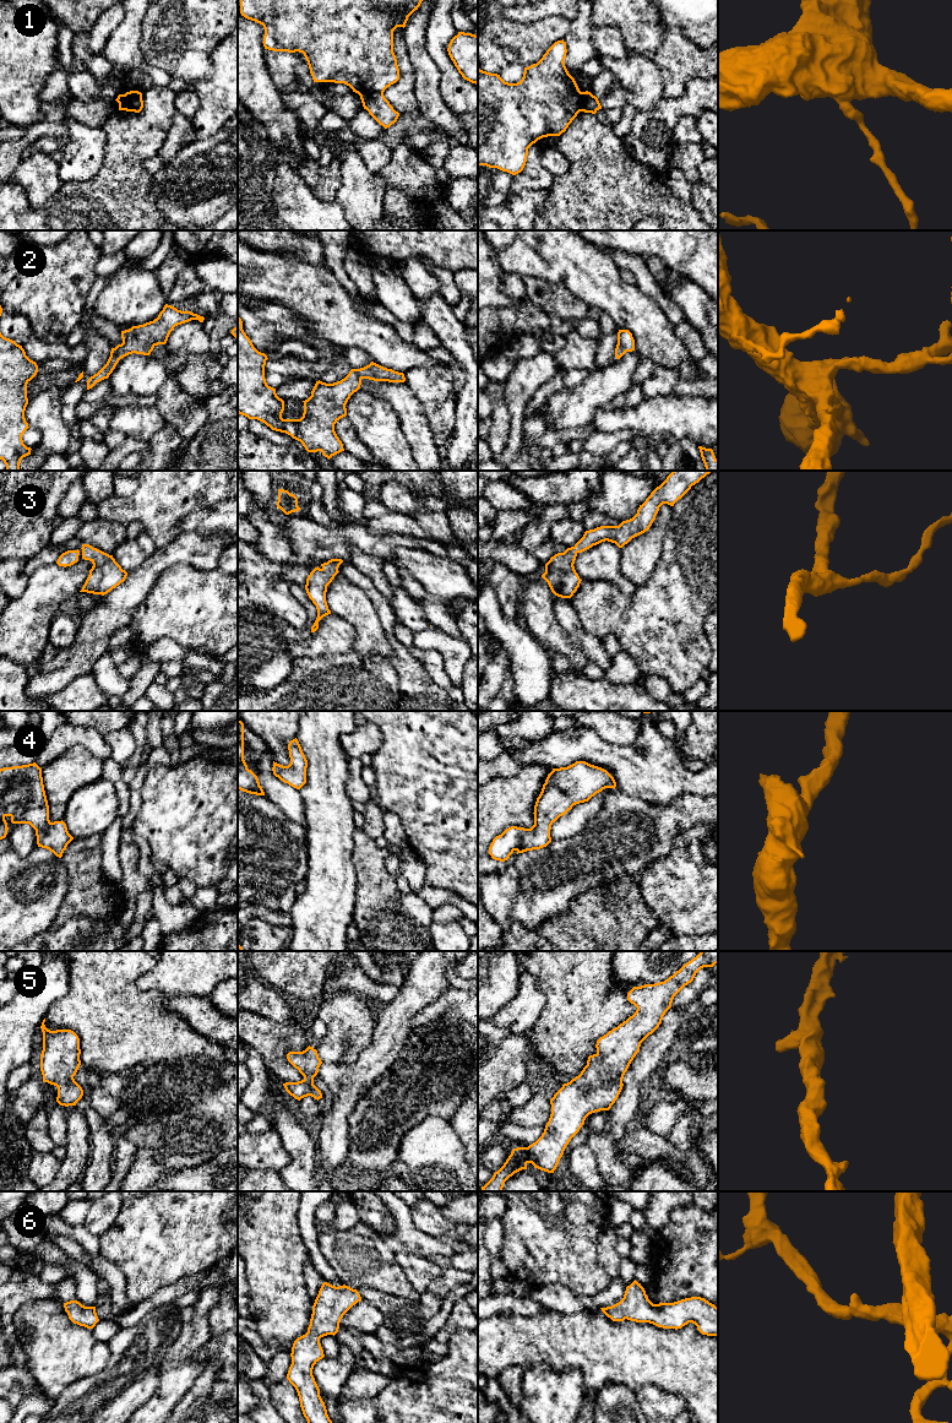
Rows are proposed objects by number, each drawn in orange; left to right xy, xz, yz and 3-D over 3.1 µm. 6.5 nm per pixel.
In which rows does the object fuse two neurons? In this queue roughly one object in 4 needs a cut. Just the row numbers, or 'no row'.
1

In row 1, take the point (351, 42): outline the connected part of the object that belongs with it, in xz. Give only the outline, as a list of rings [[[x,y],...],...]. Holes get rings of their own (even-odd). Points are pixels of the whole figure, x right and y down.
[[[240,0],[240,13],[263,26],[263,47],[273,51],[303,53],[314,82],[349,86],[353,92],[383,93],[399,80],[393,53],[393,31],[406,27],[408,17],[423,0]]]

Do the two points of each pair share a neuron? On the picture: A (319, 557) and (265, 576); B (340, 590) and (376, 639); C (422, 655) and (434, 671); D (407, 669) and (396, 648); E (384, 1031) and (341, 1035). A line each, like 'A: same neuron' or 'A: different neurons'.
A: different neurons
B: same neuron
C: same neuron
D: same neuron
E: different neurons

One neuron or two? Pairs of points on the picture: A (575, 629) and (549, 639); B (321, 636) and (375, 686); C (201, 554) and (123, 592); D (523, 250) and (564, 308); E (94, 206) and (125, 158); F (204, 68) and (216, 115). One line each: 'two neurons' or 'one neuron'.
A: two neurons
B: two neurons
C: one neuron
D: two neurons
E: one neuron
F: two neurons

